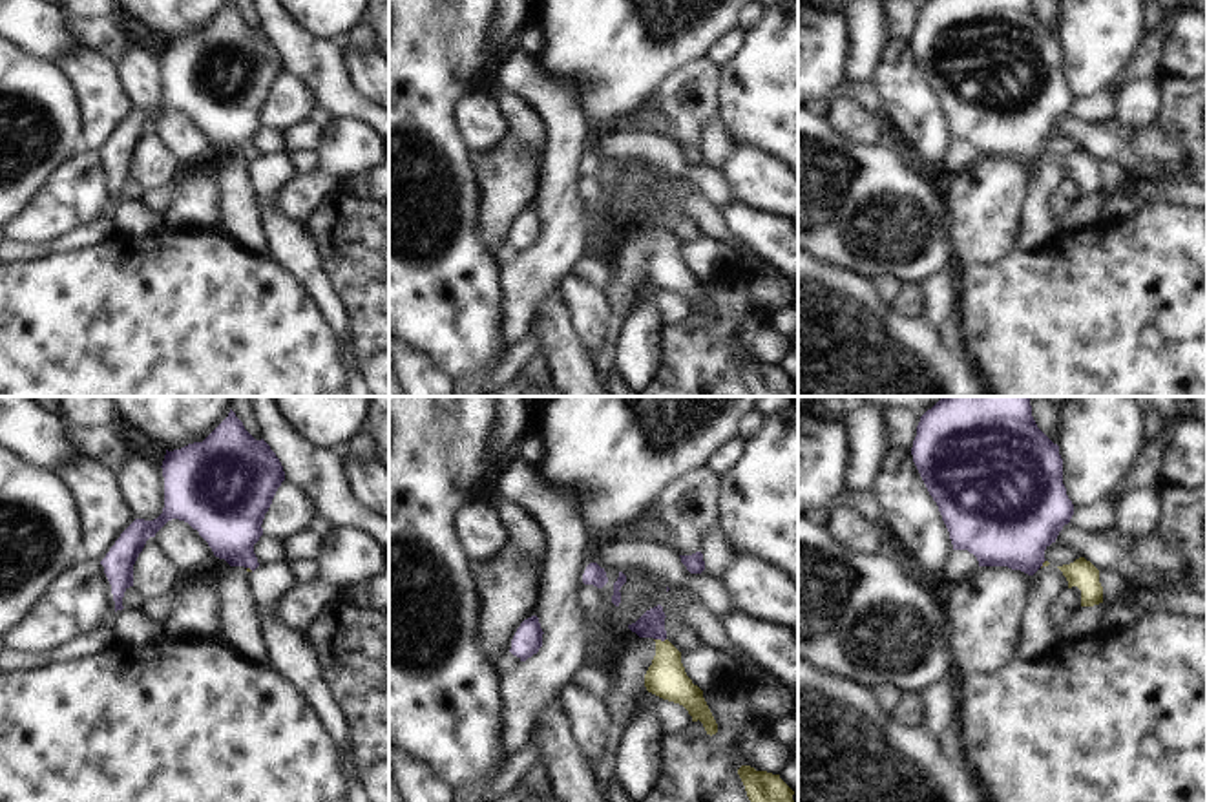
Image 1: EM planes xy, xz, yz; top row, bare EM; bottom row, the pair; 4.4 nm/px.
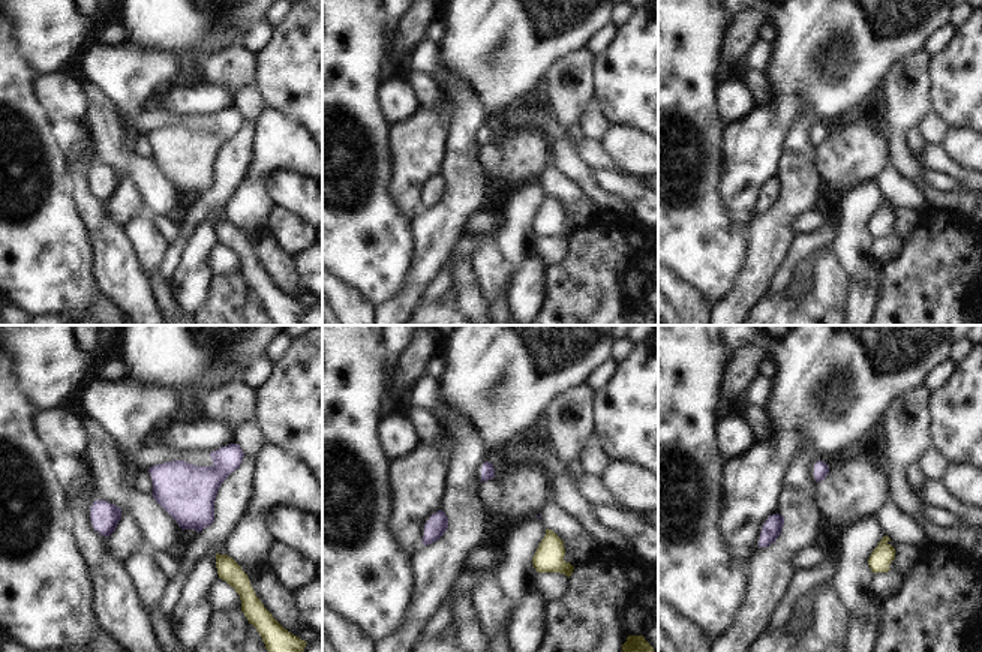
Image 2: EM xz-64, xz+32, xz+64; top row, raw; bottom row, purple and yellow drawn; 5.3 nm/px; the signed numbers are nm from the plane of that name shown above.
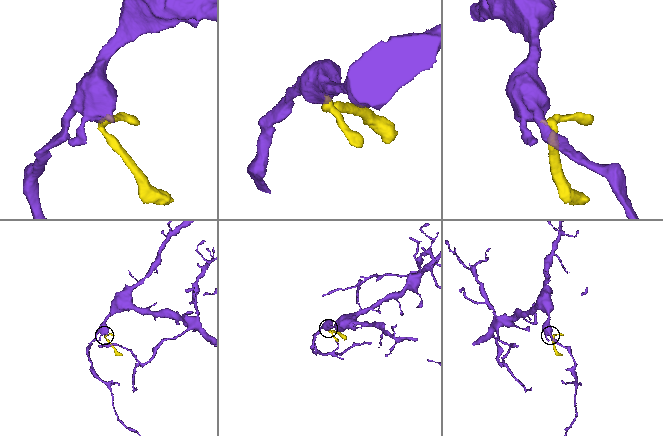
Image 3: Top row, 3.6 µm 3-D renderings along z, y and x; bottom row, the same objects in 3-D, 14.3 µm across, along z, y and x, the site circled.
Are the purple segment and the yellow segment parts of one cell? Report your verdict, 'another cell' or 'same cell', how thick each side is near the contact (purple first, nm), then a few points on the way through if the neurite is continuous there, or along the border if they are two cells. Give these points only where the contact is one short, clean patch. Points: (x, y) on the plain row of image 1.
same cell; 110 nm thick on the purple side, 170 nm on the other; runs through xz (650, 214), (660, 229), (665, 242), (665, 269)

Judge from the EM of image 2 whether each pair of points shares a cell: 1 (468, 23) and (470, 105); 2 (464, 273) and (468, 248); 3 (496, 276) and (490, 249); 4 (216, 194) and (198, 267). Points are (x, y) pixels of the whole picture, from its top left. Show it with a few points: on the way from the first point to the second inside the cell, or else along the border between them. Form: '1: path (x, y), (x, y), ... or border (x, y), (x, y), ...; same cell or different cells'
1: border (444, 60), (473, 87), (488, 114); different cells
2: border (471, 255), (462, 255), (452, 267), (452, 287); different cells
3: path (492, 270), (490, 255); same cell
4: border (225, 204), (213, 209), (189, 237); different cells

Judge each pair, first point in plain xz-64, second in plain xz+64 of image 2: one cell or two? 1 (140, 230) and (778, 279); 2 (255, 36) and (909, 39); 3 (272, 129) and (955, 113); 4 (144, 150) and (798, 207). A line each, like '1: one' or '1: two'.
1: two
2: two
3: two
4: two

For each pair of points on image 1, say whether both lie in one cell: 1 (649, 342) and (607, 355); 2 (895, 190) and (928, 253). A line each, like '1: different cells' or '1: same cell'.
1: different cells
2: same cell

